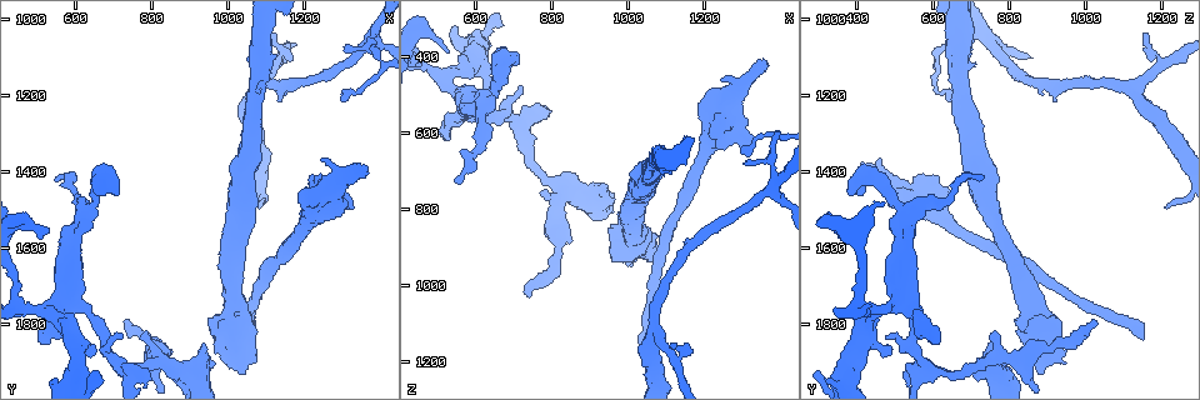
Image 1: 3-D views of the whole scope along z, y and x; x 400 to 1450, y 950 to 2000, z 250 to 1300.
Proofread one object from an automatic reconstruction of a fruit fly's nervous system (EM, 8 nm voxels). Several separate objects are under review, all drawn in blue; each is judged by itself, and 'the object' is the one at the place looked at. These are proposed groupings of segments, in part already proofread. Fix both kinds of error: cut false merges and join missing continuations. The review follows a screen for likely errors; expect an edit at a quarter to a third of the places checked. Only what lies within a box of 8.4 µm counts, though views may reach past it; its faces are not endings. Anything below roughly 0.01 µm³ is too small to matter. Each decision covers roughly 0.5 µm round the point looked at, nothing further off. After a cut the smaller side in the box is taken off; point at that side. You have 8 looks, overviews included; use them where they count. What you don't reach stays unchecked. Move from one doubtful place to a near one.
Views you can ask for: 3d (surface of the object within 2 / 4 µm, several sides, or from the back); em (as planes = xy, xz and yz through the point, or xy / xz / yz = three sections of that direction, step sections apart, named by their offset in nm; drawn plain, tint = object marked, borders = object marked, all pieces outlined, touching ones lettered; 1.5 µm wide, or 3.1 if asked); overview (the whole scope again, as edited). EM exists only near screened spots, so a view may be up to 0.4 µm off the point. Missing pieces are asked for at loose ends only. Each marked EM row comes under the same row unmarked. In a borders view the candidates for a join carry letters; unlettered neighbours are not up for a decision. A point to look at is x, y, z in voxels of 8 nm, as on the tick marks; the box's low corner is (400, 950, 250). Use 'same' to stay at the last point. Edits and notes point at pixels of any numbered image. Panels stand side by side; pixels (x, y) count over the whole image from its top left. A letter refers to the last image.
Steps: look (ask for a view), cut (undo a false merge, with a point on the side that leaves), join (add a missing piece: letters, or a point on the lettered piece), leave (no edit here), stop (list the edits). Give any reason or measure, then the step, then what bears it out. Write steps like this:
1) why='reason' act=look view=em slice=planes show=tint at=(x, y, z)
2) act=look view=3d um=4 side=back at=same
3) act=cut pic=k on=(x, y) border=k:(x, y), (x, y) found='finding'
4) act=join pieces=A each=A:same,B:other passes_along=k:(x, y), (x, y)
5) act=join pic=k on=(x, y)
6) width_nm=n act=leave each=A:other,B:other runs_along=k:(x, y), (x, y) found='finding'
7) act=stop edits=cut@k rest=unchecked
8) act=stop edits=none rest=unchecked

why='stops while still wide' act=look view=em slice=yz step=8 show=borders at=(1070, 1905, 920)

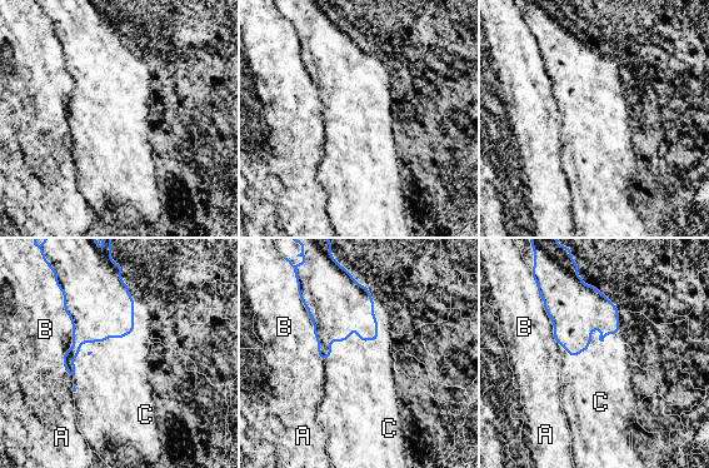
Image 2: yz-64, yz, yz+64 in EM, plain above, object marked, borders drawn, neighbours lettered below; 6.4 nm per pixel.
act=join pieces=C each=A:other,B:other,C:same found='the cell continues'

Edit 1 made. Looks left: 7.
why='see it whole again' act=look view=overview

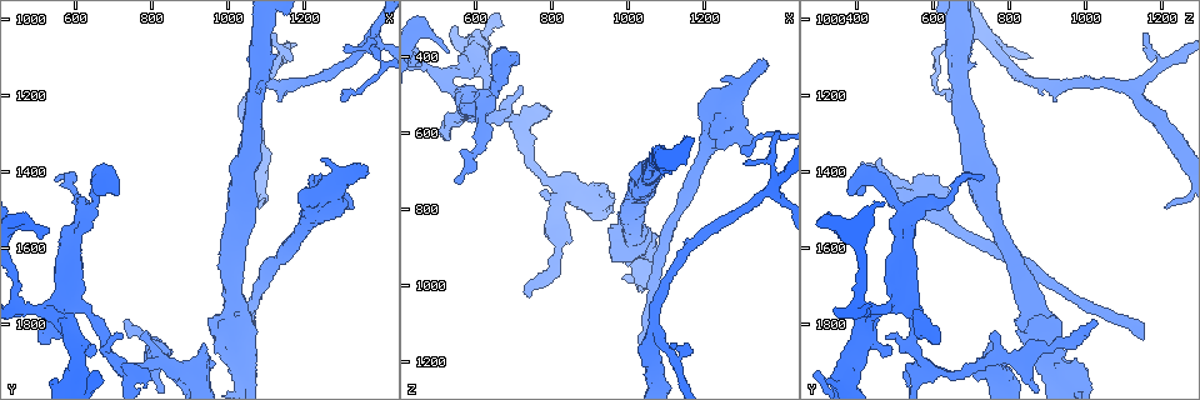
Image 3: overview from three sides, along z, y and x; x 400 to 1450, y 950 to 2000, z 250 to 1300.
why='tapers out' act=look view=em slice=planes show=tint at=(1305, 1085, 680)

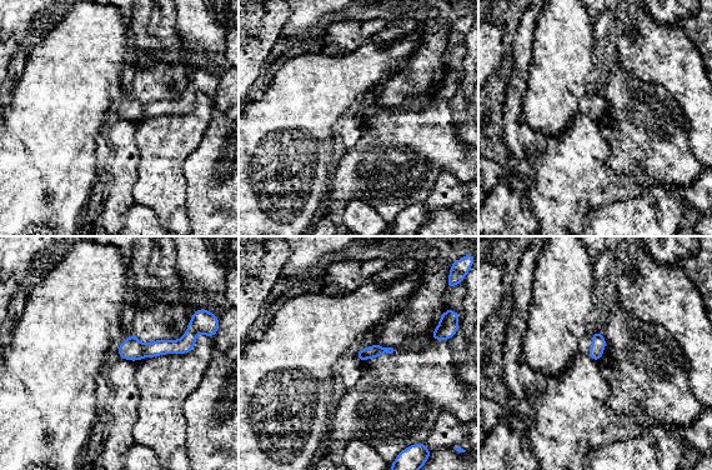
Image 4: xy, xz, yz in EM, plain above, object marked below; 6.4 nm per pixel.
act=look view=em slice=planes show=borders at=same

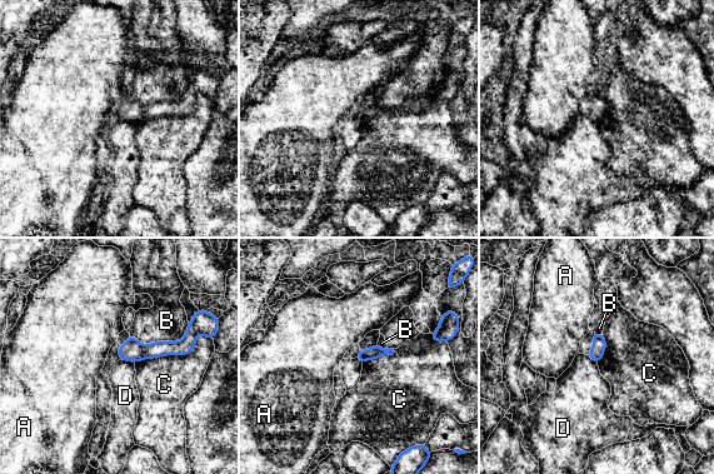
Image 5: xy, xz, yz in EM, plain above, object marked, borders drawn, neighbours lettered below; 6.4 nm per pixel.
act=leave each=A:other,B:other,C:other,D:other border=5:(377, 344), (360, 350) found='none of them fits'

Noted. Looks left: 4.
why='free end' act=look view=em slice=planes show=borders at=(1340, 1375, 405)

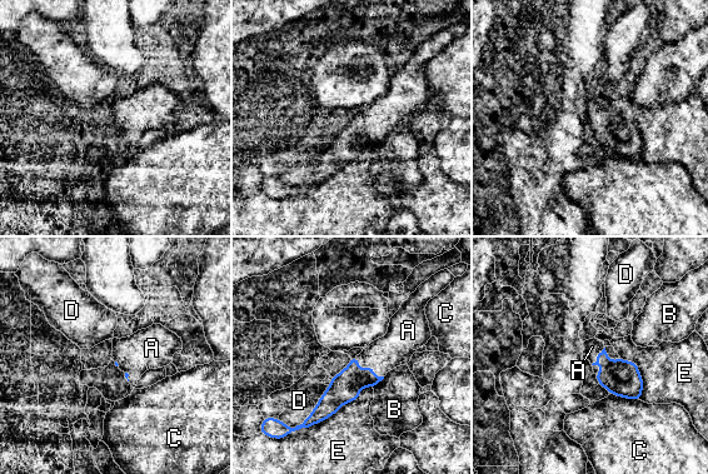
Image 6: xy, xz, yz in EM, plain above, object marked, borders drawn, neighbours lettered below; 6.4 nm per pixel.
act=join pieces=A each=A:same,B:other,C:other,D:other,E:other found='the cell continues'

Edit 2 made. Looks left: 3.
act=stop edits=join@2,join@6 rest=unchecked

